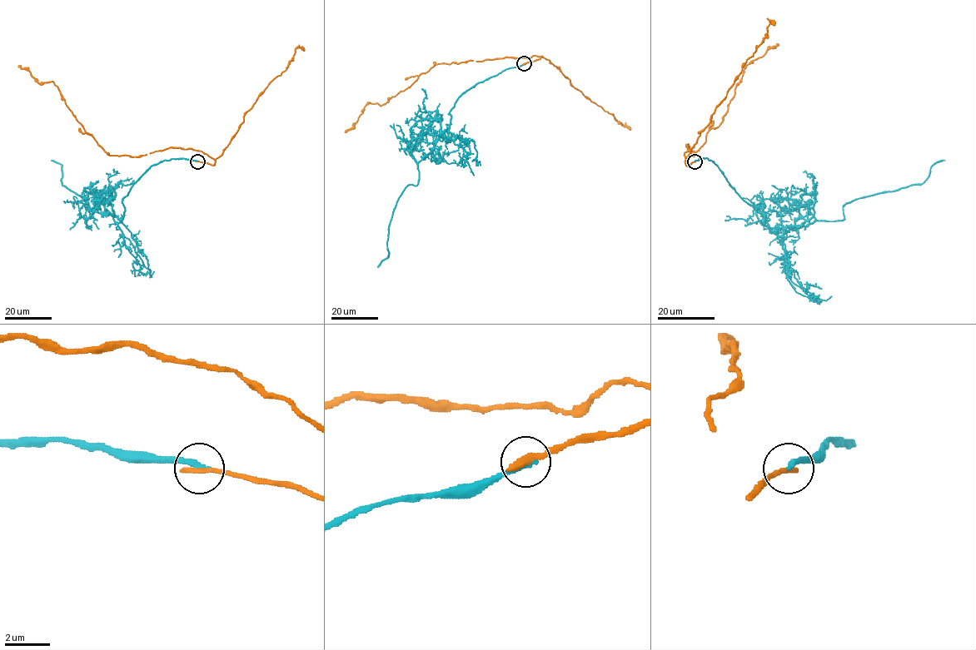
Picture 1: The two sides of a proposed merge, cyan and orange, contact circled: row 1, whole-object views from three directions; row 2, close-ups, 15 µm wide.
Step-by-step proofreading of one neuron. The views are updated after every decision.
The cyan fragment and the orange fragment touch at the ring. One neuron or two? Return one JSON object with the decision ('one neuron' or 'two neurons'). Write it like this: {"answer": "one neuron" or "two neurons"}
{"answer": "two neurons"}

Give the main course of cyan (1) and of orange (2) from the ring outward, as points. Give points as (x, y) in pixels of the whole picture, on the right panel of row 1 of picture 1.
1: (694, 161), (710, 160), (775, 232), (842, 220), (847, 203), (921, 184), (931, 166), (944, 160)
2: (694, 161), (685, 164), (686, 144), (694, 155), (706, 133), (722, 121), (745, 66), (743, 63), (779, 45)

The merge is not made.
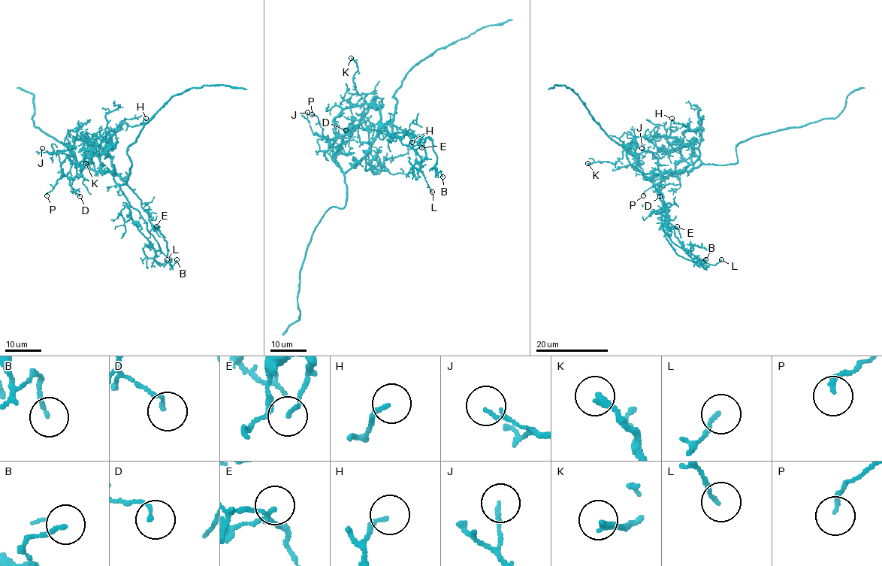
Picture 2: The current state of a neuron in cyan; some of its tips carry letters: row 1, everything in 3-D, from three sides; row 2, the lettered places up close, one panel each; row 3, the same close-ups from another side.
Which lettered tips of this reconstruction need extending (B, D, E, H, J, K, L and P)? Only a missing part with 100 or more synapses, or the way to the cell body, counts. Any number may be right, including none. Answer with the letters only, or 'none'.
none

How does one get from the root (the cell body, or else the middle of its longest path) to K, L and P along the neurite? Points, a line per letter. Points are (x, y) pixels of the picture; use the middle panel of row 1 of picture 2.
K: (366, 151), (376, 134), (380, 109), (365, 103), (364, 94), (357, 92), (352, 76), (358, 66), (351, 58)
L: (366, 151), (380, 131), (386, 129), (421, 156), (420, 170), (432, 192)
P: (366, 151), (365, 155), (343, 172), (336, 161), (336, 146), (333, 146), (323, 134), (318, 118), (312, 114)

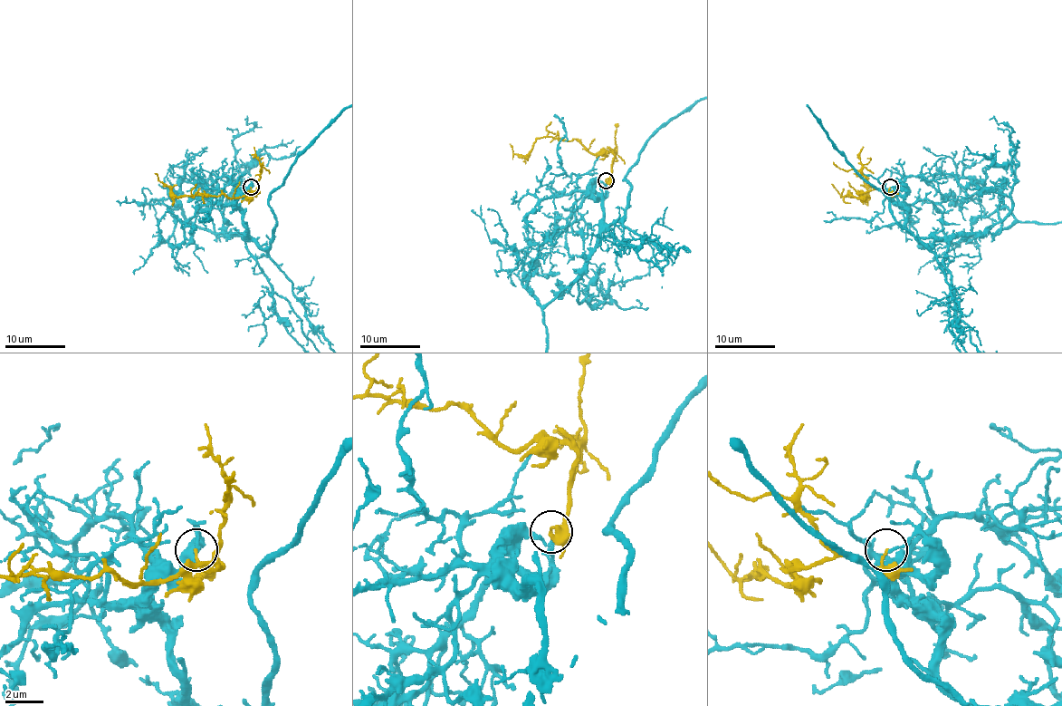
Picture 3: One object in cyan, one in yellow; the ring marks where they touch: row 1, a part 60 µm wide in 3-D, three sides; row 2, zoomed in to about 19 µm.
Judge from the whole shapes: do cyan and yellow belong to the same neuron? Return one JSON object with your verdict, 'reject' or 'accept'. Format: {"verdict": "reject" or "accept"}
{"verdict": "reject"}

